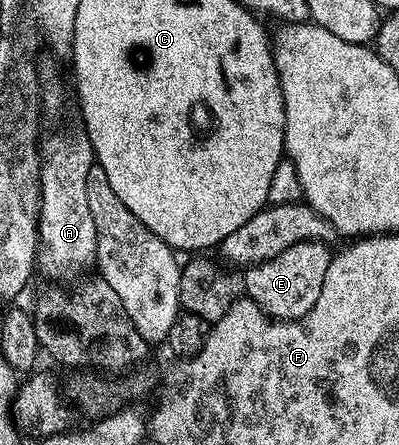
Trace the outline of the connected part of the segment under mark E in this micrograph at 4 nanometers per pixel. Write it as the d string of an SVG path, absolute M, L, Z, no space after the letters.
M300 241L263 263L248 266L244 270L245 275L243 274L244 296L256 303L274 321L299 321L315 307L319 291L323 291L323 275L327 275L331 260L329 248L330 246L322 241Z

